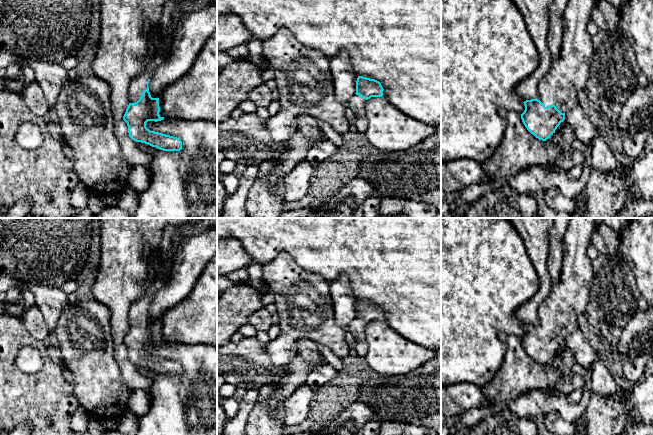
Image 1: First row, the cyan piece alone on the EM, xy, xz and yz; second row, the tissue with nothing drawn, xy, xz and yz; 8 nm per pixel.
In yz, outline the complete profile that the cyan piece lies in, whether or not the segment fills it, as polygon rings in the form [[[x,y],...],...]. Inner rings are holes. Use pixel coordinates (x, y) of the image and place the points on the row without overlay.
[[[570,218],[562,240],[562,266],[559,280],[538,310],[537,322],[526,324],[521,343],[527,354],[536,362],[546,365],[565,344],[565,338],[579,328],[577,318],[587,307],[591,280],[594,274],[588,247],[601,218]]]

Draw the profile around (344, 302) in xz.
[[[346,275],[339,276],[330,283],[330,294],[334,307],[334,320],[341,328],[347,328],[356,317],[358,300]]]

